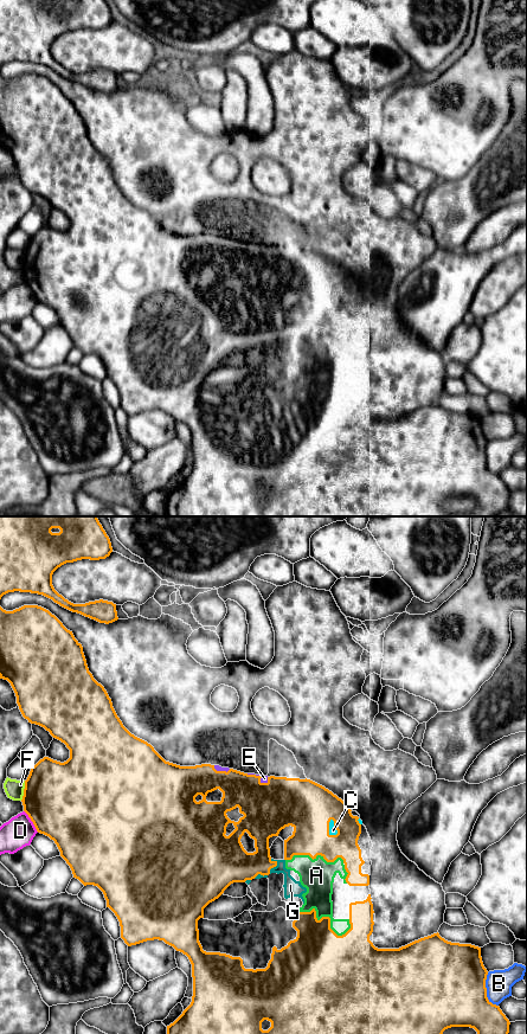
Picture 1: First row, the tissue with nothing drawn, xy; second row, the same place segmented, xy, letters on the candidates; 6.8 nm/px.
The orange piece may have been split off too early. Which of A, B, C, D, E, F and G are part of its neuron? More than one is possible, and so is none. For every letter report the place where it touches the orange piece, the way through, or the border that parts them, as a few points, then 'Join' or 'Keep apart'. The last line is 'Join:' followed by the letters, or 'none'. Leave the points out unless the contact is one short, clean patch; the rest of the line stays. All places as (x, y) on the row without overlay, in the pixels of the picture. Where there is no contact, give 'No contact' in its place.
A: Touches orange at xy (326, 386). Join
B: Touches orange at xy (486, 460). Keep apart
C: Touches orange at xy (334, 295). Join
D: Touches orange at xy (31, 289). Keep apart
E: Touches orange at xy (259, 245). Join
F: Touches orange at xy (24, 259). Keep apart
G: Touches orange at xy (274, 335). Join
Join: A, C, E, G

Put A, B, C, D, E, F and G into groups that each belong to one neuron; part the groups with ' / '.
A C E G / B / D / F

